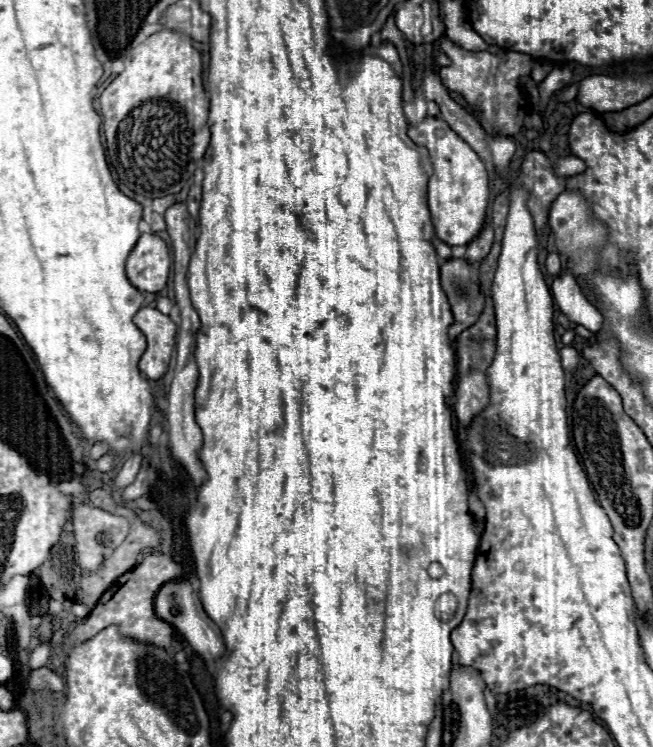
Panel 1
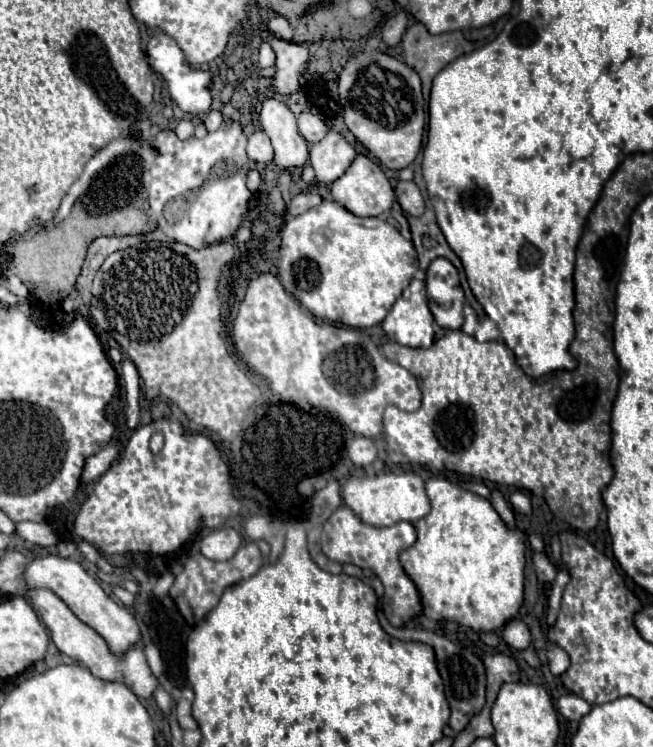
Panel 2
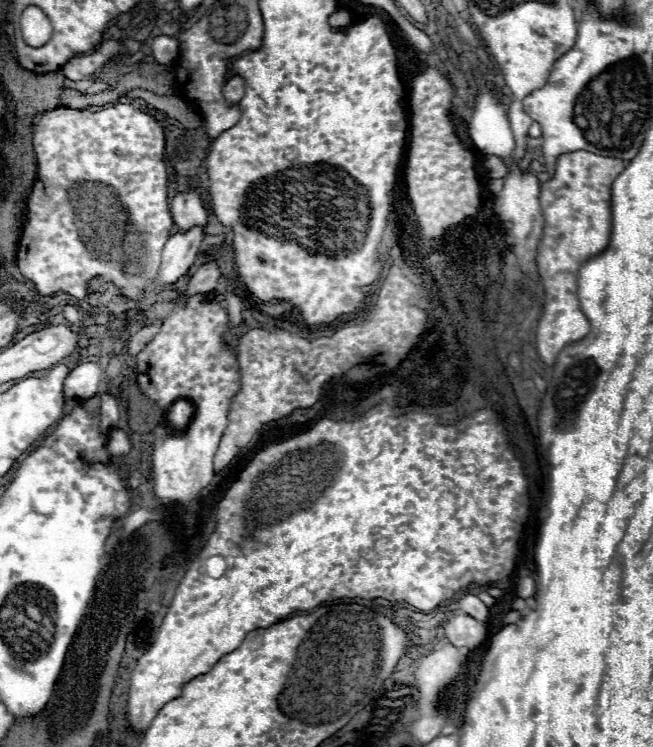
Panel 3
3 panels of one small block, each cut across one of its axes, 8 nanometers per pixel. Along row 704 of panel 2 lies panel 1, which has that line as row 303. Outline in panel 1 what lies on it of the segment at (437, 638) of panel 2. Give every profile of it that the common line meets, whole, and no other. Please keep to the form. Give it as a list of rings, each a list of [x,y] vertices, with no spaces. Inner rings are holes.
[[[462,258],[446,260],[440,266],[440,282],[454,312],[454,324],[448,328],[448,338],[454,340],[462,330],[470,328],[478,320],[484,308],[478,266],[468,264]]]

